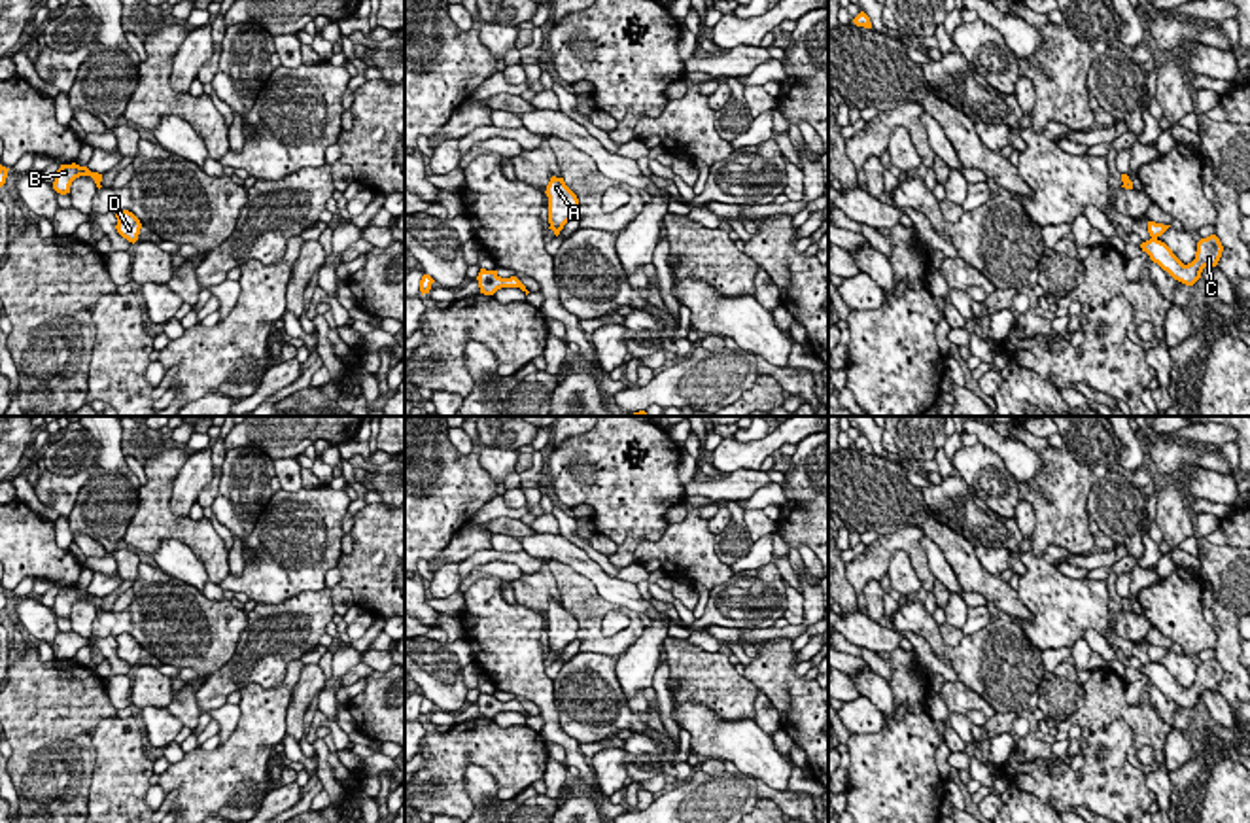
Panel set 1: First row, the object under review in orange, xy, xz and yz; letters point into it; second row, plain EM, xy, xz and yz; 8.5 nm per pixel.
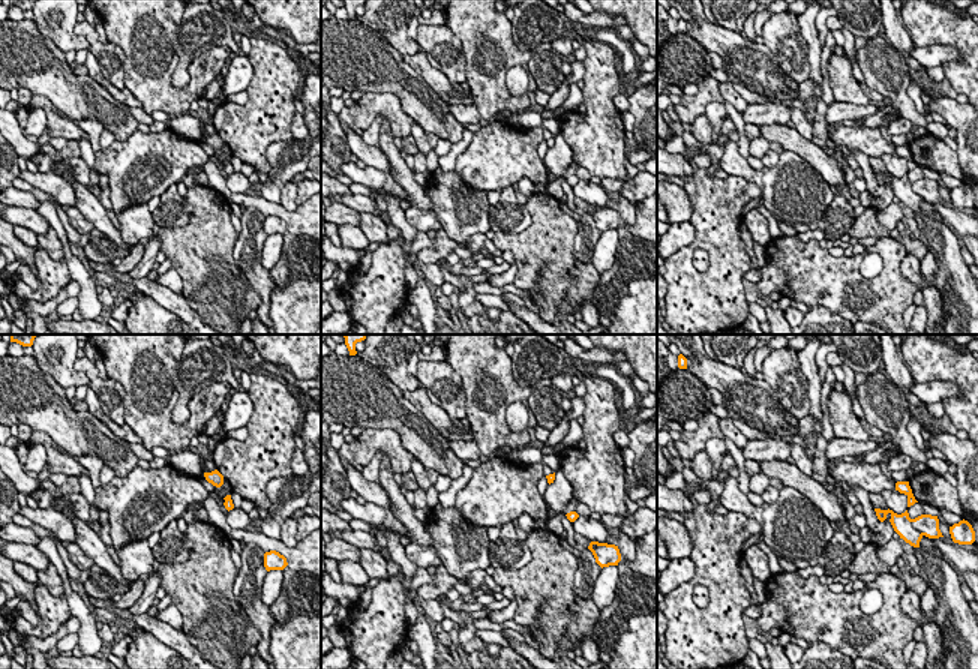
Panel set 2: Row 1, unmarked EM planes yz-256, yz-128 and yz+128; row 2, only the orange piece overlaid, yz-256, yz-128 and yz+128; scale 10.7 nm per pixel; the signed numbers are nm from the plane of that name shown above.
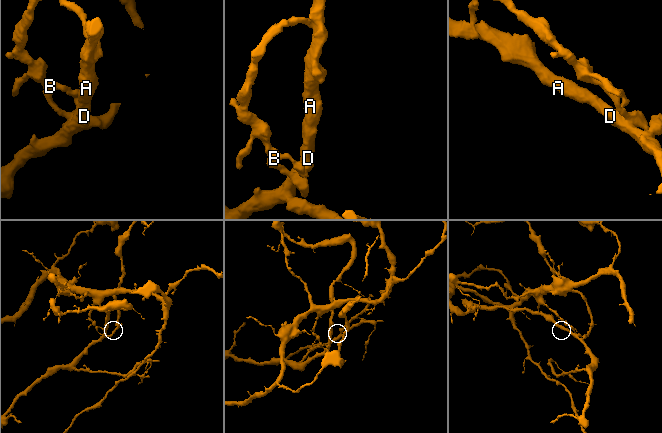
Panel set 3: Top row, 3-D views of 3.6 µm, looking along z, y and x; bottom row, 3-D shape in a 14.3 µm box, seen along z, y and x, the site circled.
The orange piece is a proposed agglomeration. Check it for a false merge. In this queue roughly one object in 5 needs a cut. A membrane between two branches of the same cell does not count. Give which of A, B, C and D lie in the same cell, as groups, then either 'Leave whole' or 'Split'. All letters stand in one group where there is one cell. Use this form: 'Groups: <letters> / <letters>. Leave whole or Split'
Groups: A C D / B. Split

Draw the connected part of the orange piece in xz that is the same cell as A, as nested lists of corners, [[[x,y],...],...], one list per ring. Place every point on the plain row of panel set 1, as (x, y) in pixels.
[[[556,600],[550,602],[545,617],[548,621],[548,653],[558,660],[564,649],[577,639],[579,622],[565,609],[564,602]]]

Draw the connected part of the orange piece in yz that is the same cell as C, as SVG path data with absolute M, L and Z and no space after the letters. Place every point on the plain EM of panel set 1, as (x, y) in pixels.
M1210 658L1197 666L1195 683L1188 689L1184 689L1172 677L1172 674L1157 662L1142 666L1140 672L1150 679L1154 687L1157 687L1174 704L1186 709L1193 709L1201 702L1205 691L1216 691L1224 675L1224 670L1216 658Z

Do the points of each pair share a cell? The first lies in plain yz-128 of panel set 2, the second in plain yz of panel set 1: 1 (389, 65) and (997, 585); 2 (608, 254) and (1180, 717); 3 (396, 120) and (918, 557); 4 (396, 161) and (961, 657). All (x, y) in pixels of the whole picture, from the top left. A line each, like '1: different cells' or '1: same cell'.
1: same cell
2: different cells
3: same cell
4: different cells

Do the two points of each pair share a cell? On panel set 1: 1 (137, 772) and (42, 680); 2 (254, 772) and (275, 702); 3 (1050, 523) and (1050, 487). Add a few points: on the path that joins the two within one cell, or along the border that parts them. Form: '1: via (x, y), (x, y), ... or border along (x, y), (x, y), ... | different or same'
1: border along (116, 716), (104, 717), (97, 727), (91, 776) | different
2: via (254, 755), (254, 736), (263, 719) | same
3: via (1054, 513), (1054, 496) | same

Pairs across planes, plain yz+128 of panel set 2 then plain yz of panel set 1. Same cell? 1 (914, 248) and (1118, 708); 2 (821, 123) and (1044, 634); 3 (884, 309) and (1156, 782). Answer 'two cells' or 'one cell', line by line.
1: one cell
2: one cell
3: two cells

